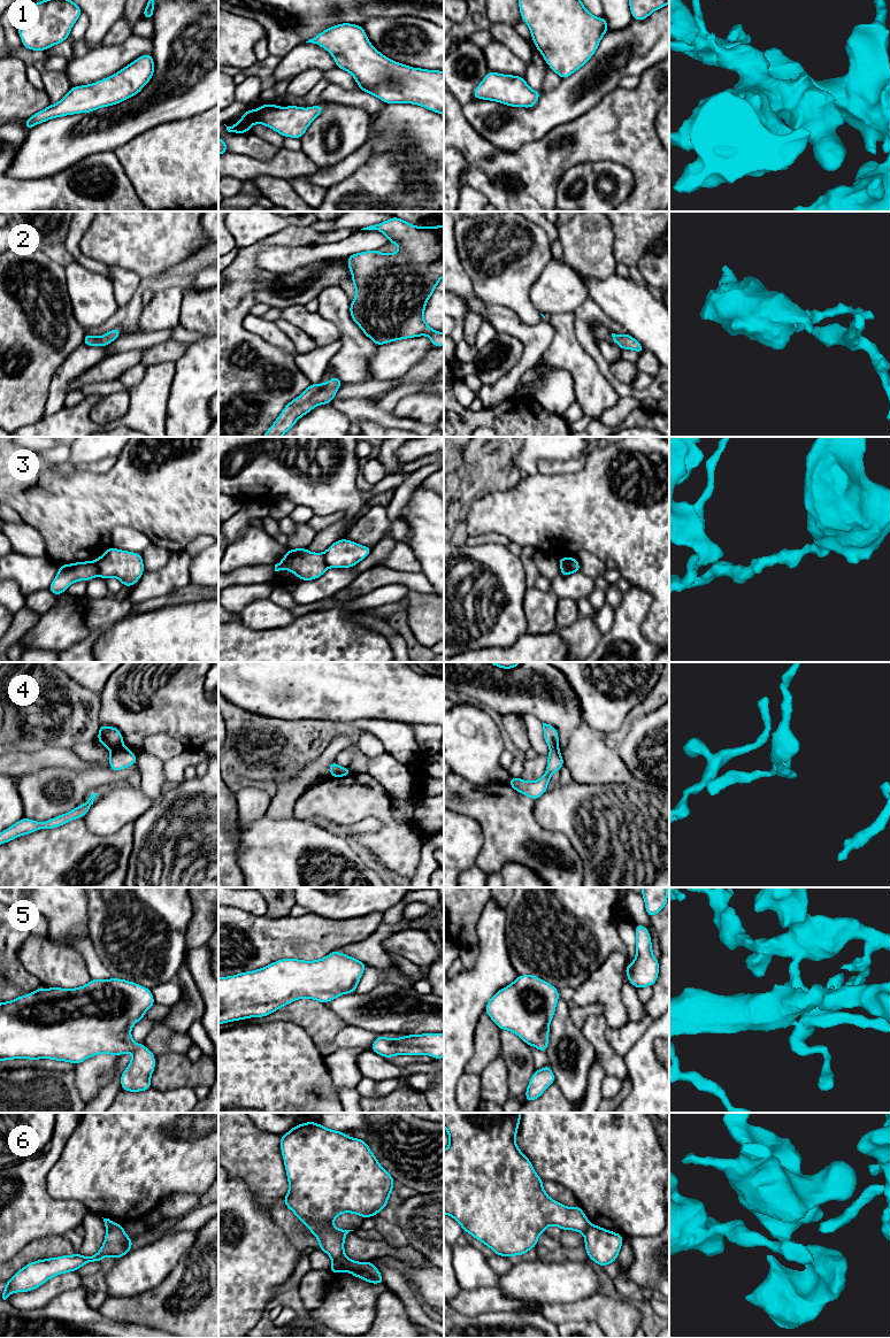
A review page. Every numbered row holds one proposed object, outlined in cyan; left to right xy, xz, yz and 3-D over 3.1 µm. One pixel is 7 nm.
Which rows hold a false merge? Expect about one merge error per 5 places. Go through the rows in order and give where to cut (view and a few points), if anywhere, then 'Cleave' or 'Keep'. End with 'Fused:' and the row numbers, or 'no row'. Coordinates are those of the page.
1: No split. Keep
2: No split. Keep
3: Split along xy (94, 561), (99, 575). Cleave
4: Split along xy (122, 744), (112, 751). Cleave
5: No split. Keep
6: Split along xy (120, 1224), (113, 1225), (107, 1231). Cleave
Fused: 3, 4, 6

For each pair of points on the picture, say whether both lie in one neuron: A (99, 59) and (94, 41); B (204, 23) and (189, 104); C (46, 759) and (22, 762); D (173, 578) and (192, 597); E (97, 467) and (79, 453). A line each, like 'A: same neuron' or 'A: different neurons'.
A: different neurons
B: same neuron
C: same neuron
D: different neurons
E: different neurons

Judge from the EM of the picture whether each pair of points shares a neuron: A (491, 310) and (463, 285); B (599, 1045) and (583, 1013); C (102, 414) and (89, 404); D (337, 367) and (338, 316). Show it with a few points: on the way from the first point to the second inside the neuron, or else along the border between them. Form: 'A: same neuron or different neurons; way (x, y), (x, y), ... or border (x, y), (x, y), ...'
A: same neuron; way (483, 309), (467, 293)
B: different neurons; border (603, 1014), (590, 1015), (581, 1028)
C: different neurons; border (102, 397), (90, 413), (90, 418), (96, 424)
D: same neuron; way (347, 354), (347, 329)

